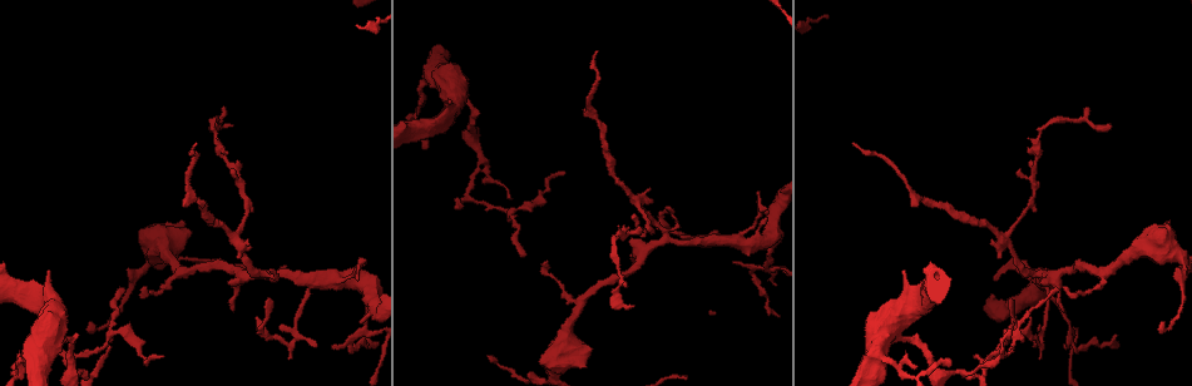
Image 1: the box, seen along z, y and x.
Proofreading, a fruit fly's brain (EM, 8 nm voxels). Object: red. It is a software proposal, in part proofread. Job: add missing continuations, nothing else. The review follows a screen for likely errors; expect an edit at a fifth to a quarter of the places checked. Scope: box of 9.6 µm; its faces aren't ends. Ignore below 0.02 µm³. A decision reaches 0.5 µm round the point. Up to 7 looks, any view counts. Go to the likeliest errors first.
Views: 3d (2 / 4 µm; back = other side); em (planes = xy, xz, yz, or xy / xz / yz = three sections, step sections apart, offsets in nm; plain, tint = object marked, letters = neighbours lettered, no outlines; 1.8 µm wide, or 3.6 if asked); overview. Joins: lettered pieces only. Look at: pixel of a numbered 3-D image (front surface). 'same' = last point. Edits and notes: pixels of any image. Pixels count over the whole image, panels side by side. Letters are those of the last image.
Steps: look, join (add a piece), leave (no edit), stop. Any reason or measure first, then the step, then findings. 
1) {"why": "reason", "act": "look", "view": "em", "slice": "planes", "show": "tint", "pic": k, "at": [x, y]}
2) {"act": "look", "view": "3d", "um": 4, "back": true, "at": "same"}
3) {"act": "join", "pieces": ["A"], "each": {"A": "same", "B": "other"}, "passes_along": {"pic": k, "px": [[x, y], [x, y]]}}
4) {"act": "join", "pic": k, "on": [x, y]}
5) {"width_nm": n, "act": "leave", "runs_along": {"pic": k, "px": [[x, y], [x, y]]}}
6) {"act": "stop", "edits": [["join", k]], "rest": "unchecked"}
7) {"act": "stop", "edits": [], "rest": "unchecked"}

{"act": "look", "view": "3d", "um": 4, "pic": 1, "at": [903, 272]}

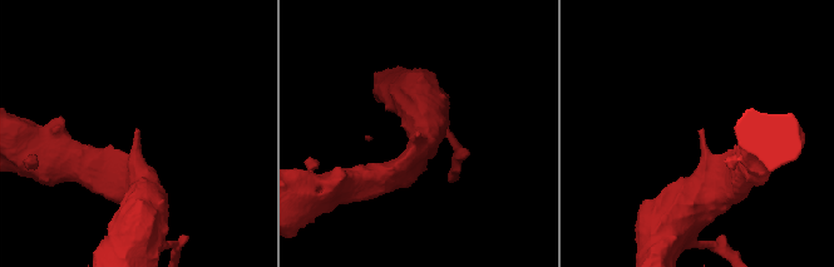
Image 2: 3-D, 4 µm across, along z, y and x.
{"why": "shape alone is not enough", "act": "look", "view": "em", "slice": "xy", "step": 8, "show": "tint", "pic": 2, "at": [136, 130]}

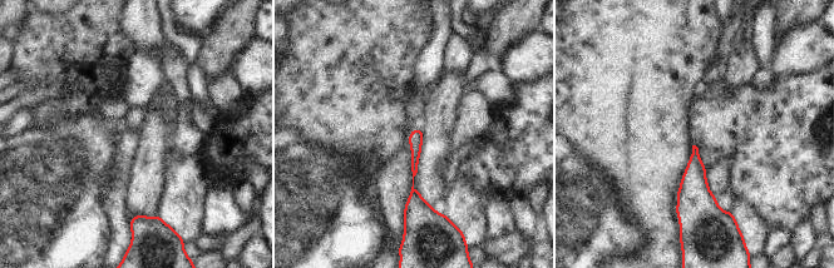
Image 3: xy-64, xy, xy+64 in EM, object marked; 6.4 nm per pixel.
{"act": "look", "view": "em", "slice": "planes", "show": "letters", "at": "same"}

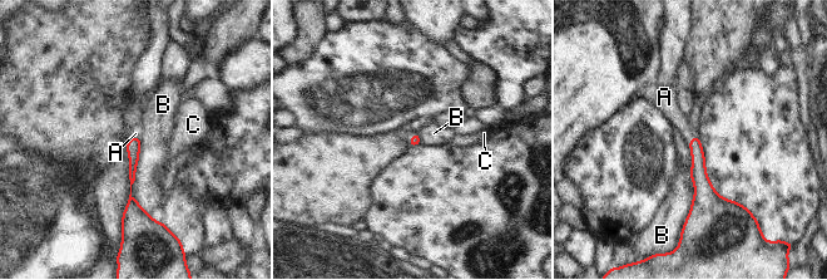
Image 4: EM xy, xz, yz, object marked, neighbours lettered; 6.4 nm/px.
{"longest_contact_nm": ["B", 500], "act": "join", "pieces": ["A"], "each": {"A": "same", "B": "other", "C": "other"}, "found": "the cell continues"}

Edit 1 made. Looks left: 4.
{"why": "thin end", "act": "look", "view": "3d", "um": 2, "pic": 1, "at": [161, 356]}

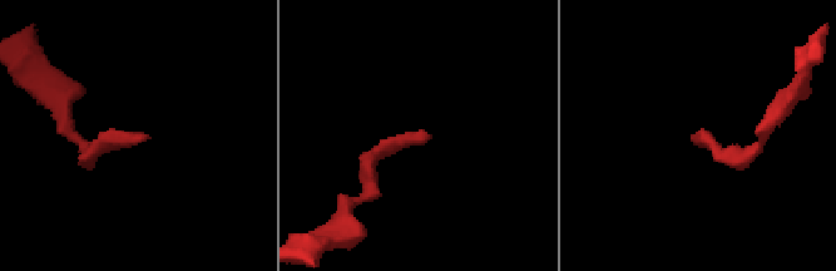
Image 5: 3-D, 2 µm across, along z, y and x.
{"act": "look", "view": "em", "slice": "planes", "show": "letters", "pic": 5, "at": [695, 140]}

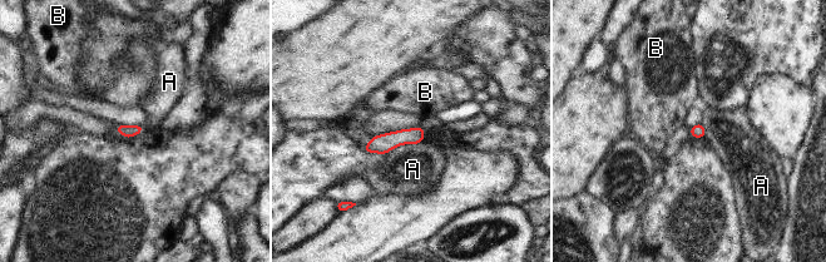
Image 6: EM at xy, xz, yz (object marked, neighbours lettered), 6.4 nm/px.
{"act": "leave", "each": {"A": "other", "B": "other"}, "found": "none of them fits"}

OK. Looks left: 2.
{"act": "stop", "edits": [["join", 4]], "rest": "unchecked"}

